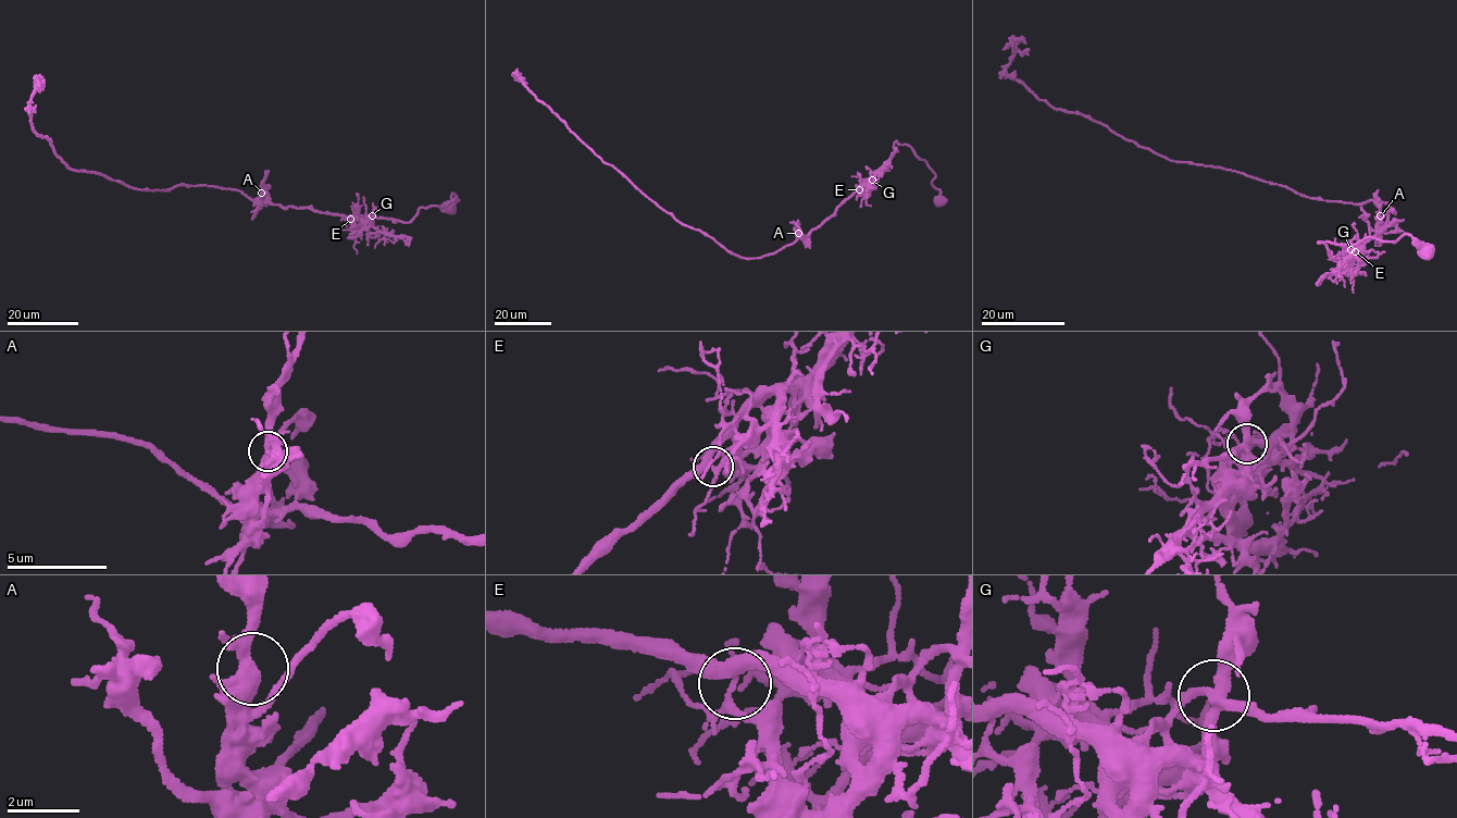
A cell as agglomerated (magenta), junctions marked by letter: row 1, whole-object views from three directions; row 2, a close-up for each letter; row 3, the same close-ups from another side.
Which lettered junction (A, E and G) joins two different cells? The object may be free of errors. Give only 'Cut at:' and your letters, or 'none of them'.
Cut at: none of them

